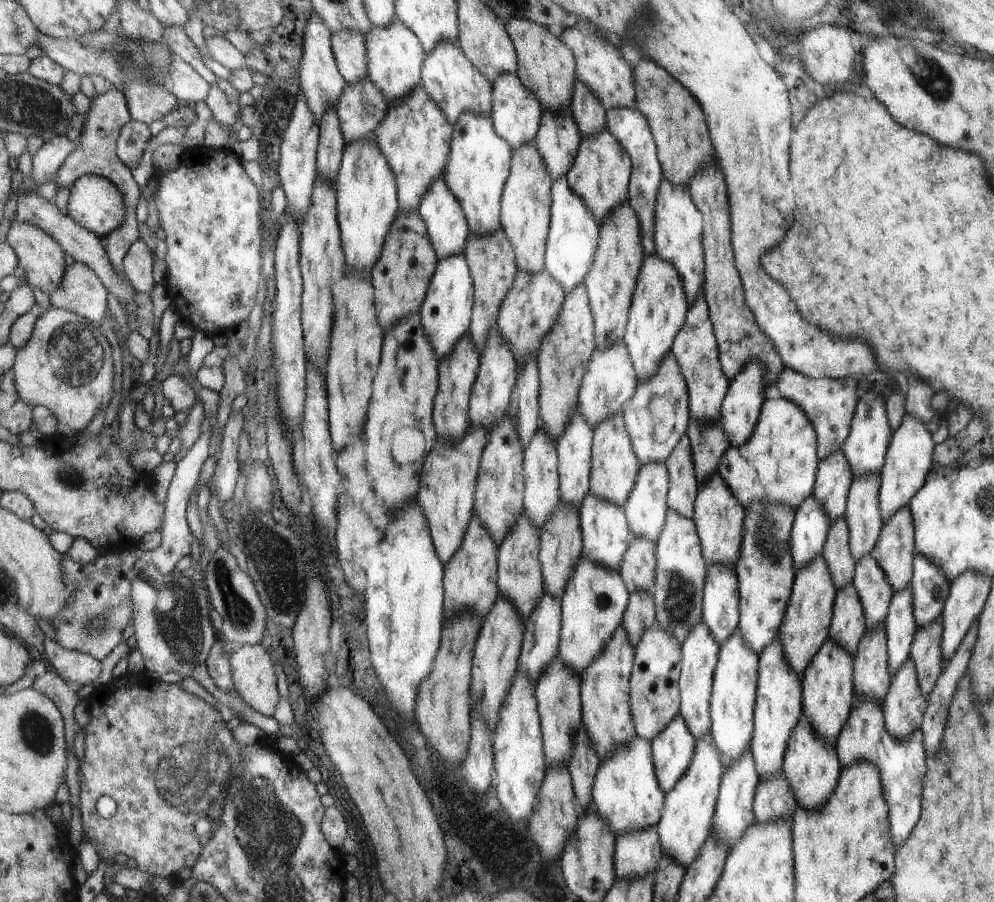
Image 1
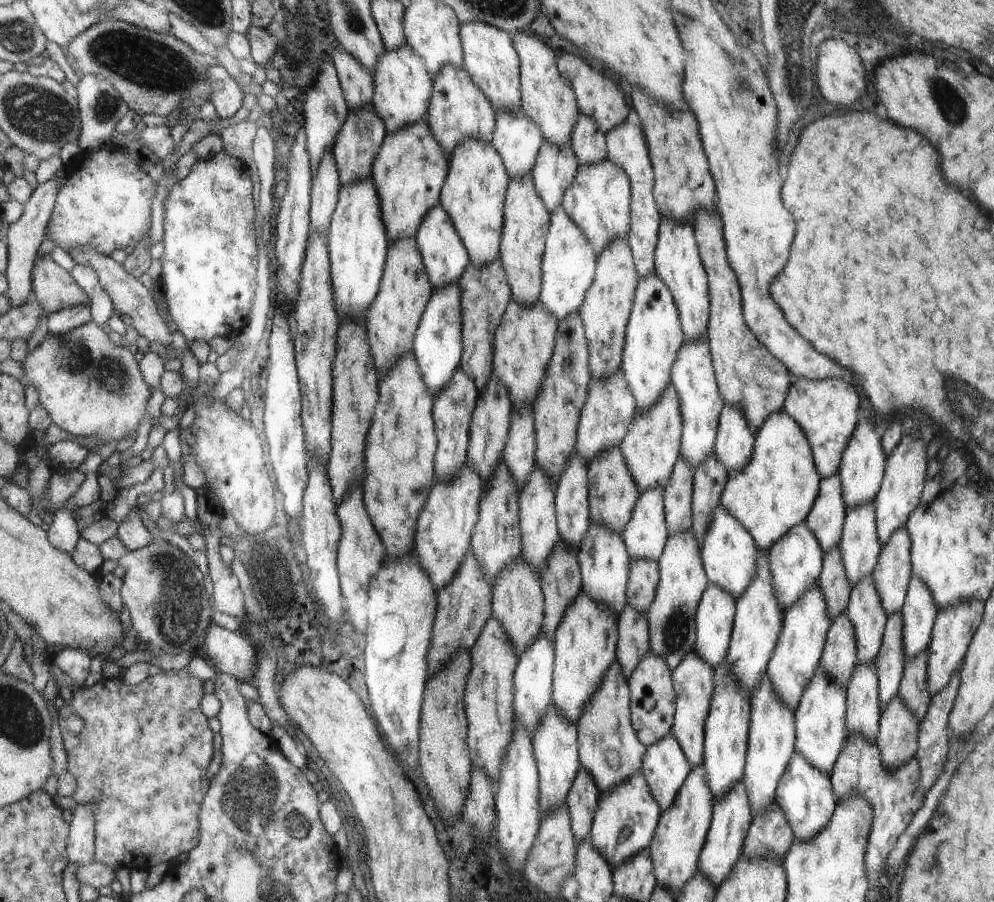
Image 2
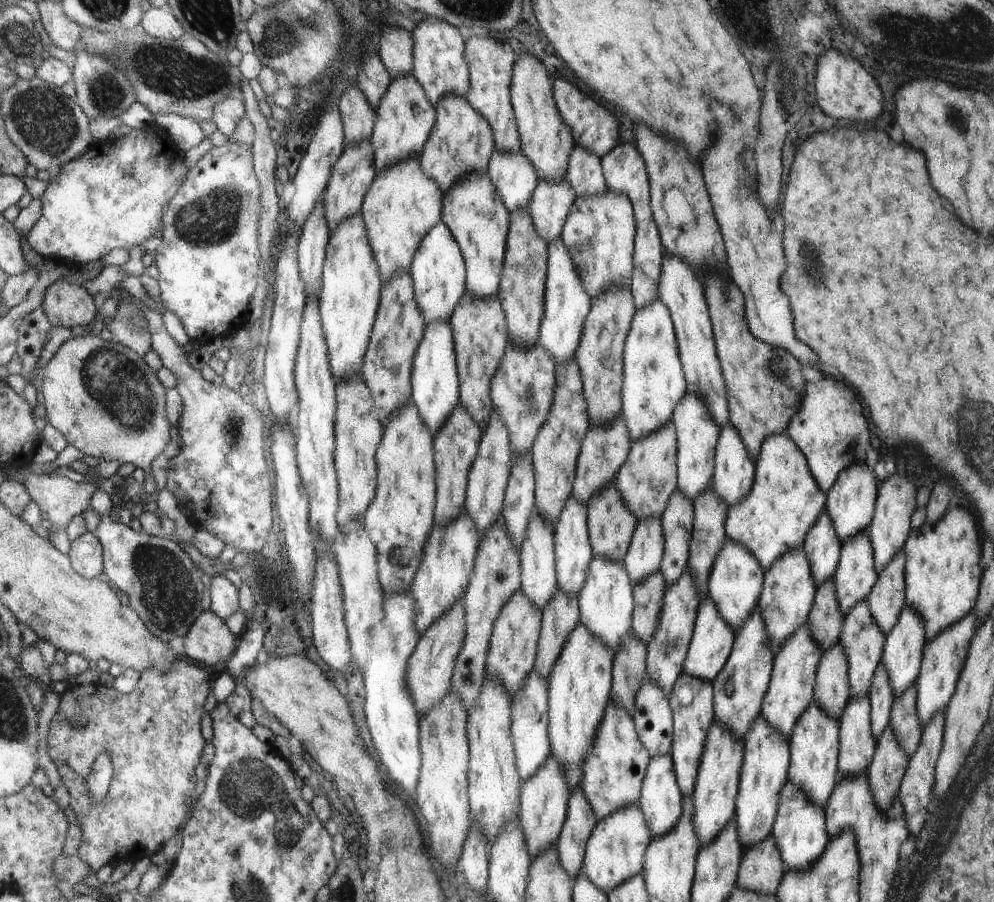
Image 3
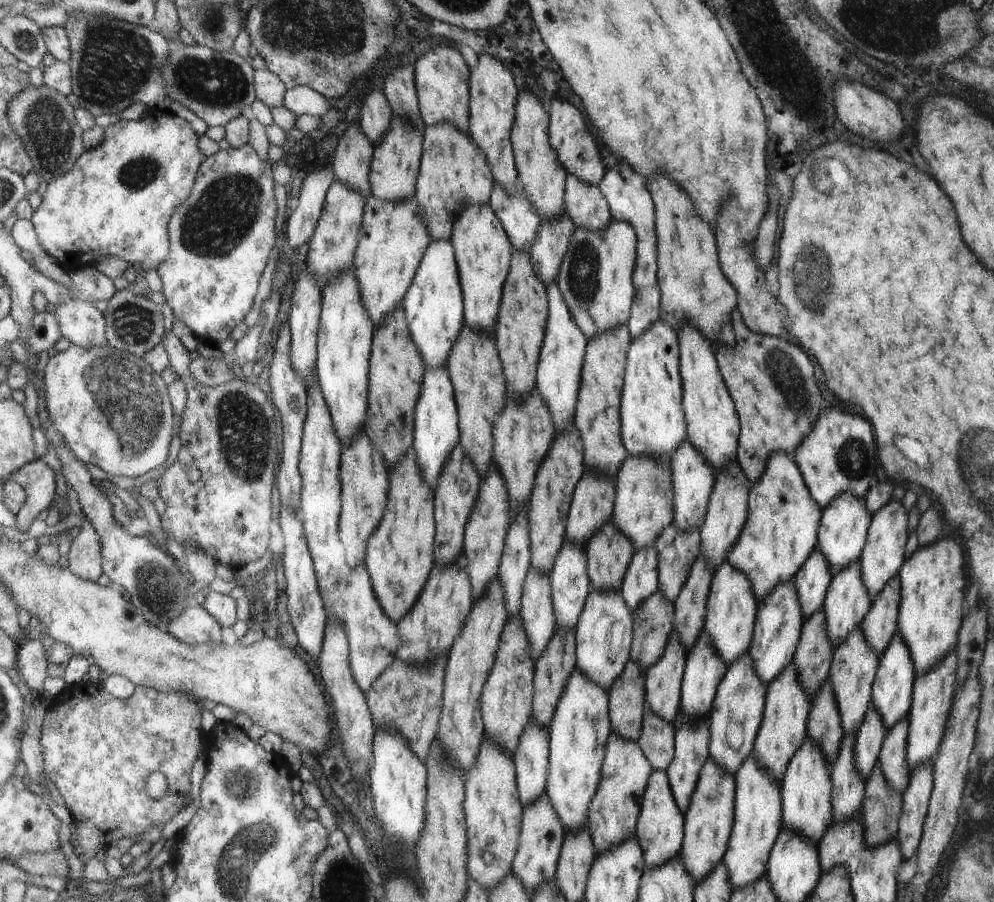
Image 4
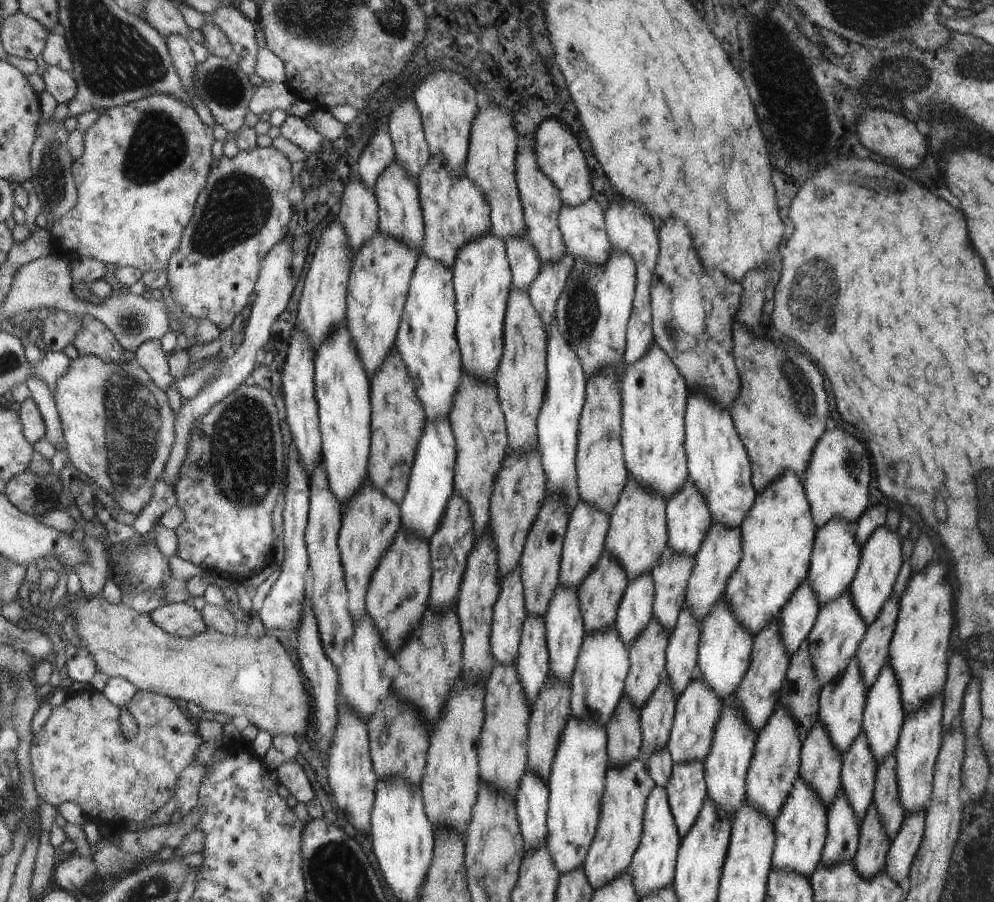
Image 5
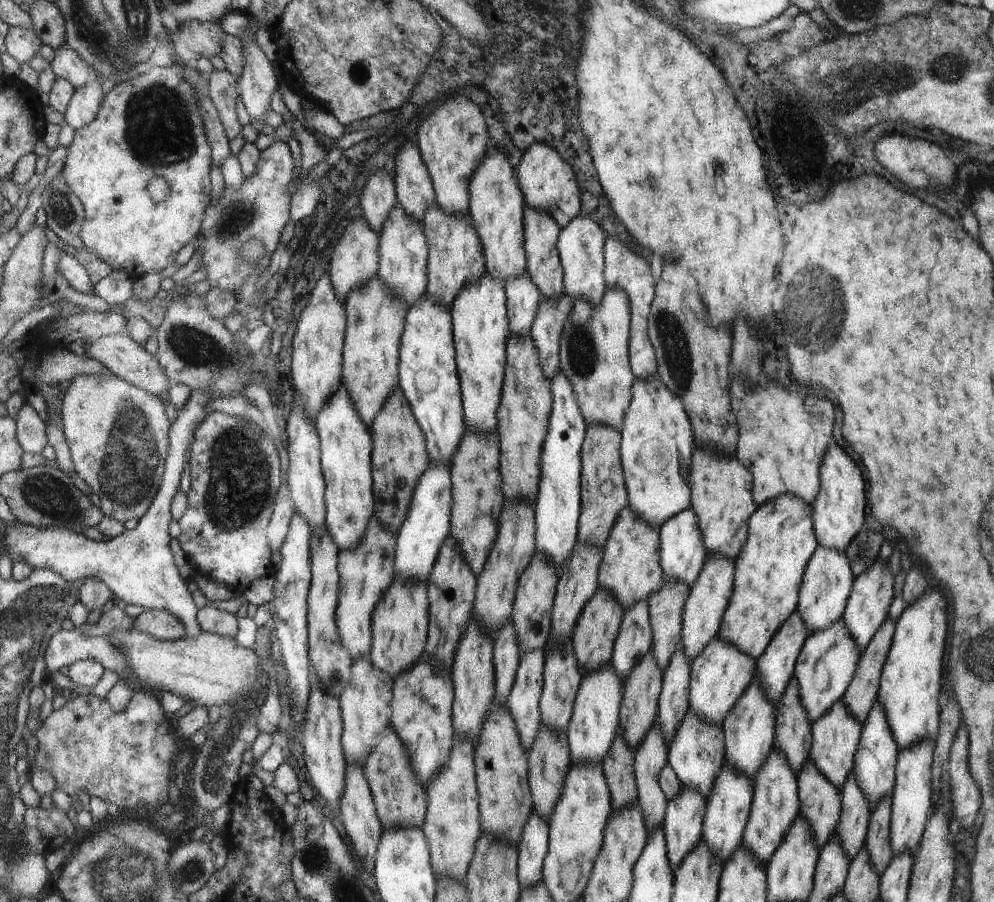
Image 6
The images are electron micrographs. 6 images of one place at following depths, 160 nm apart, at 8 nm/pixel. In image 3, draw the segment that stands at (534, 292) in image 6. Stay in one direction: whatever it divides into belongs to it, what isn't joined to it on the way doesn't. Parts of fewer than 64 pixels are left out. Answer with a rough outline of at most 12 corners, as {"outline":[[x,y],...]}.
{"outline":[[495,150],[487,174],[508,212],[529,208],[536,168]]}

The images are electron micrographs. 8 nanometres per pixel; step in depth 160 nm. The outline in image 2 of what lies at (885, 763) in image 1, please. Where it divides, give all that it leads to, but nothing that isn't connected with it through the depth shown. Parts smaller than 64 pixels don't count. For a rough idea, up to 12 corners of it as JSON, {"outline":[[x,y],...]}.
{"outline":[[848,734],[832,770],[836,798],[874,810],[870,878],[924,806],[912,757],[884,766],[876,740]]}

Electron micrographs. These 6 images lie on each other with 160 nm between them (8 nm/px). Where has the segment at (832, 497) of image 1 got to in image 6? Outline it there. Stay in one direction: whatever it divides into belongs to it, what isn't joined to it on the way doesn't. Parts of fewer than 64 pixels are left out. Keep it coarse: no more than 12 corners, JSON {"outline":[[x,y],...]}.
{"outline":[[794,611],[756,659],[777,706],[811,632]]}

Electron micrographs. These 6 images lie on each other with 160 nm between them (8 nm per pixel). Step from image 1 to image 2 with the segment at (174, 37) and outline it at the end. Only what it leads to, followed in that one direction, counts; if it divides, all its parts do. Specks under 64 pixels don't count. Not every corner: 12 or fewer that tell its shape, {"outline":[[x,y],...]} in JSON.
{"outline":[[213,62],[210,102],[220,122],[228,123],[240,108],[245,89]]}

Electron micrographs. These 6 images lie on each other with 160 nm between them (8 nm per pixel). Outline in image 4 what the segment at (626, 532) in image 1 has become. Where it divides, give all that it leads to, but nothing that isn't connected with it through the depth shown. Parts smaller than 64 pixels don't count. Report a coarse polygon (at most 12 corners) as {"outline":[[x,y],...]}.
{"outline":[[591,590],[575,630],[580,672],[609,691],[634,644],[620,590]]}

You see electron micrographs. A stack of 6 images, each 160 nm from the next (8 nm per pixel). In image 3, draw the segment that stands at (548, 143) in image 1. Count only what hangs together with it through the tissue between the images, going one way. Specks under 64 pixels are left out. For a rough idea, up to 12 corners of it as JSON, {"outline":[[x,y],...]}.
{"outline":[[538,180],[529,214],[547,246],[561,238],[576,192]]}

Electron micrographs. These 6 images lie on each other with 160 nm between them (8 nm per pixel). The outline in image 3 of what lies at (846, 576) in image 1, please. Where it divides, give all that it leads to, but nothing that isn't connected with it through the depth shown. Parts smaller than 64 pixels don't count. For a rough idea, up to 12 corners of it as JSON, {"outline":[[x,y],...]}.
{"outline":[[834,581],[817,586],[807,621],[823,654],[839,643],[845,616]]}

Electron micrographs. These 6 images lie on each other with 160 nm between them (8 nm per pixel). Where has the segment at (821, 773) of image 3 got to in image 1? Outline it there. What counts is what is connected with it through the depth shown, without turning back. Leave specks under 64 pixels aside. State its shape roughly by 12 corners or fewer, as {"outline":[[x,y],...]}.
{"outline":[[829,638],[804,674],[804,714],[836,742],[850,720],[854,659]]}

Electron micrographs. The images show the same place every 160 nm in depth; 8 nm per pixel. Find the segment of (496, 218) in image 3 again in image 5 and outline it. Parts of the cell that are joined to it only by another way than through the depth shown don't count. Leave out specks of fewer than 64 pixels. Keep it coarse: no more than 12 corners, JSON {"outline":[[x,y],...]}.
{"outline":[[506,242],[466,244],[454,271],[464,374],[494,382],[512,290]]}

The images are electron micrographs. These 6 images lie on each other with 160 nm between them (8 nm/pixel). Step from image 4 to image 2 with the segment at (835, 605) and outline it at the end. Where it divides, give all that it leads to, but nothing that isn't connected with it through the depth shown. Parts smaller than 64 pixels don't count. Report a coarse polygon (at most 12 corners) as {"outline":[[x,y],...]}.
{"outline":[[873,503],[847,507],[839,547],[851,586],[882,543]]}

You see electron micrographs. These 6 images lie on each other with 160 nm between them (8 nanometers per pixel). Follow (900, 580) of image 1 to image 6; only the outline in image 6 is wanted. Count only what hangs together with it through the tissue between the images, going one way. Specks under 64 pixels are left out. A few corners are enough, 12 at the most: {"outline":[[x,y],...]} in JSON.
{"outline":[[888,618],[862,650],[842,698],[863,724],[878,700],[883,666],[894,644]]}

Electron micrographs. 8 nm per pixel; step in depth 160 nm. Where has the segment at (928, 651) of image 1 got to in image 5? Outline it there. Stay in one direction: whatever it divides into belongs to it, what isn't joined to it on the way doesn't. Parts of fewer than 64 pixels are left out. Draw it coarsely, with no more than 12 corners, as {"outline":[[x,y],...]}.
{"outline":[[897,756],[877,764],[873,802],[891,840],[907,812],[900,800]]}

